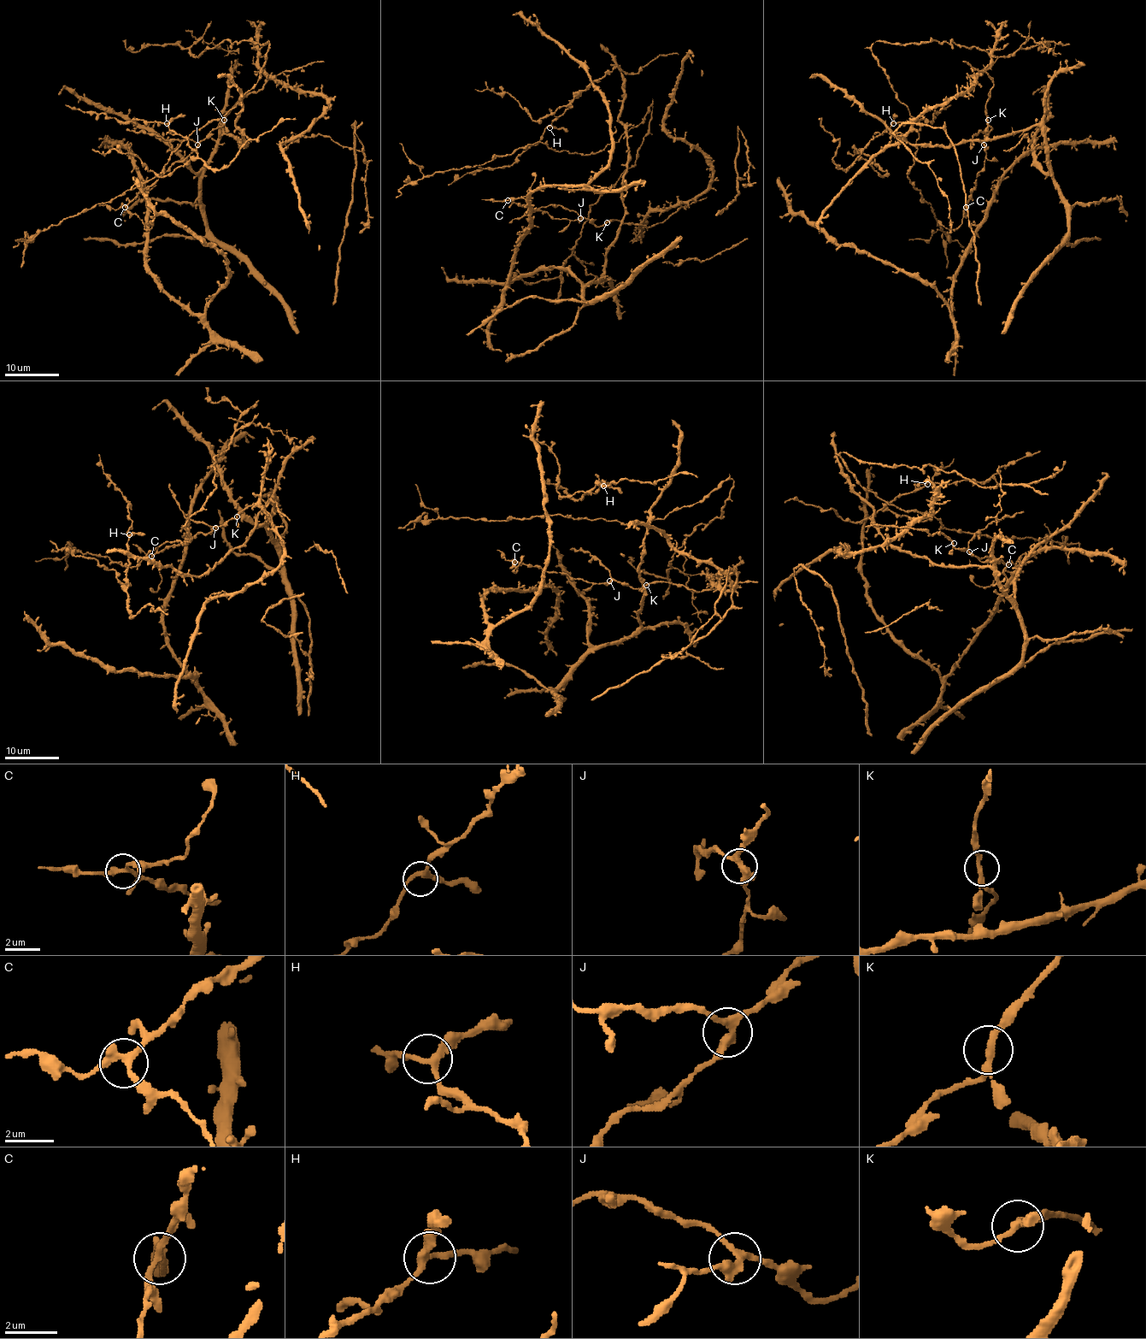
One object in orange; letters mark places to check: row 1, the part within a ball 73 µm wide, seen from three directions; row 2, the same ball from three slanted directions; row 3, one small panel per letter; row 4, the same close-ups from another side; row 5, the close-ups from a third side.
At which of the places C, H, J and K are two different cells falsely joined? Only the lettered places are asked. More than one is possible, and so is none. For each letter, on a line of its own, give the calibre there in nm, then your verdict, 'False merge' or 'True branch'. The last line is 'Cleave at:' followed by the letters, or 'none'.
C: Thickness 280 nm. True branch
H: Thickness 240 nm. True branch
J: Thickness 280 nm. True branch
K: Thickness 240 nm. True branch
Cleave at: none

